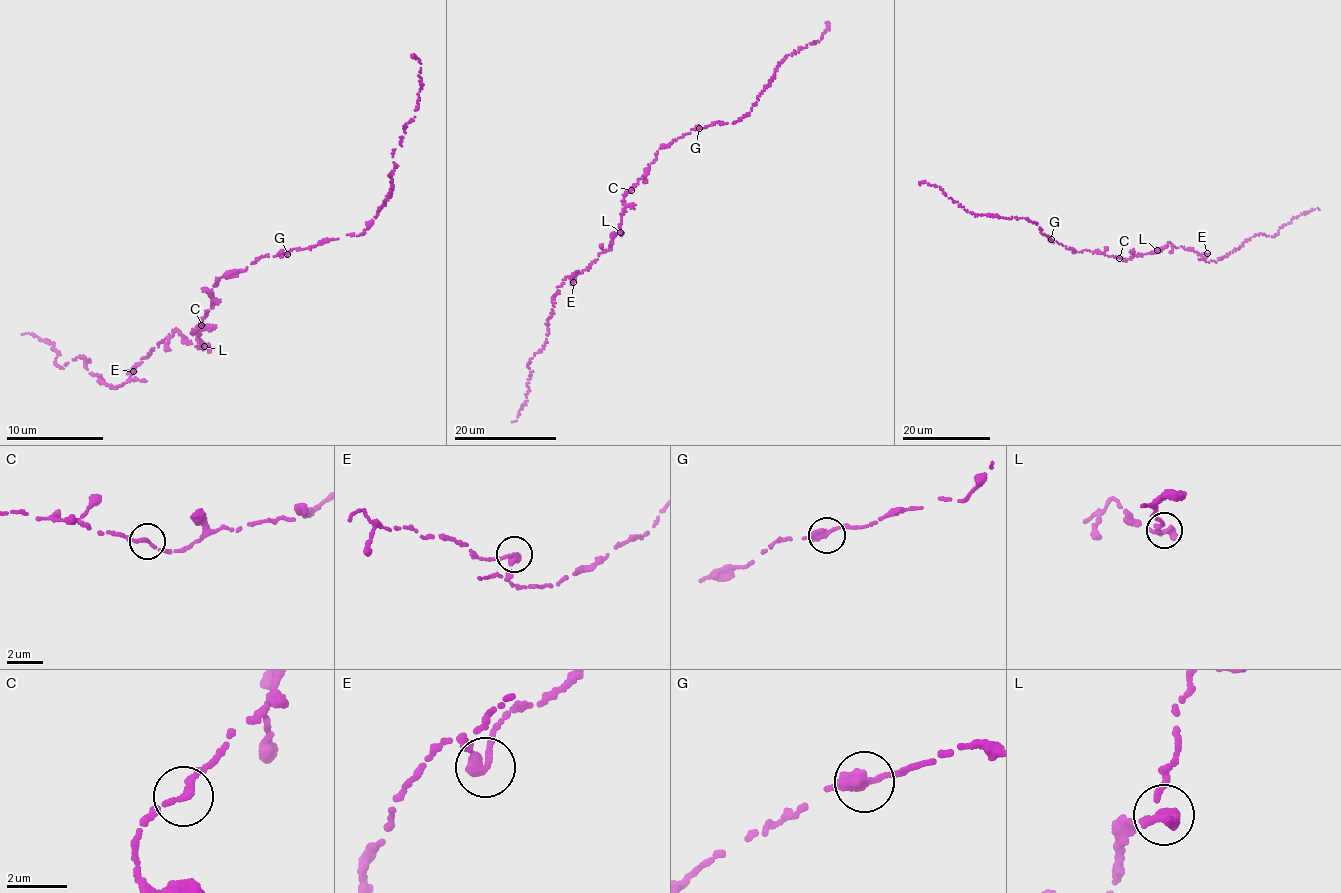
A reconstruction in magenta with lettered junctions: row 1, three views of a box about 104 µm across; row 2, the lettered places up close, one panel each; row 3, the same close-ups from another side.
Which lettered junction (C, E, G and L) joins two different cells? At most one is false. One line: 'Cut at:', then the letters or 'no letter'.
Cut at: E

